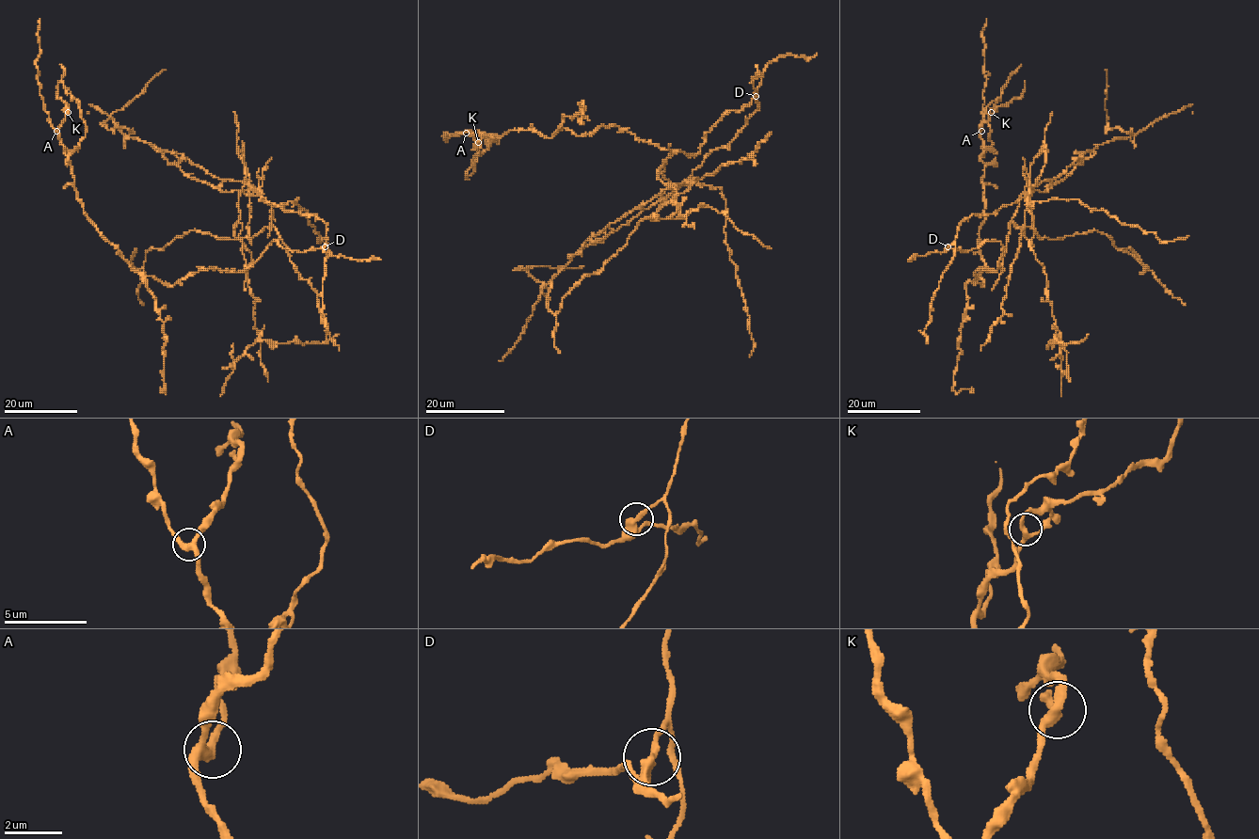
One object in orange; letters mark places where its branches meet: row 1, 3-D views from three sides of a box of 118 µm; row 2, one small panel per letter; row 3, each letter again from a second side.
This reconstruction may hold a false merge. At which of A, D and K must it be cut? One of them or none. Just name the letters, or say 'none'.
D

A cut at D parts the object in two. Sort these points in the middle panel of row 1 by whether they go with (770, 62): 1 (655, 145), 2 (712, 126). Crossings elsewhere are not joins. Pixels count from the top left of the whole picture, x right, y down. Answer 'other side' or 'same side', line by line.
1: same side
2: same side

